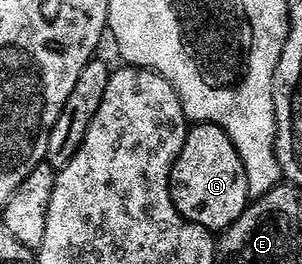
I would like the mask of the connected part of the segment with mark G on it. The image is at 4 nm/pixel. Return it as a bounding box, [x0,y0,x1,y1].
[168,123,250,235]

